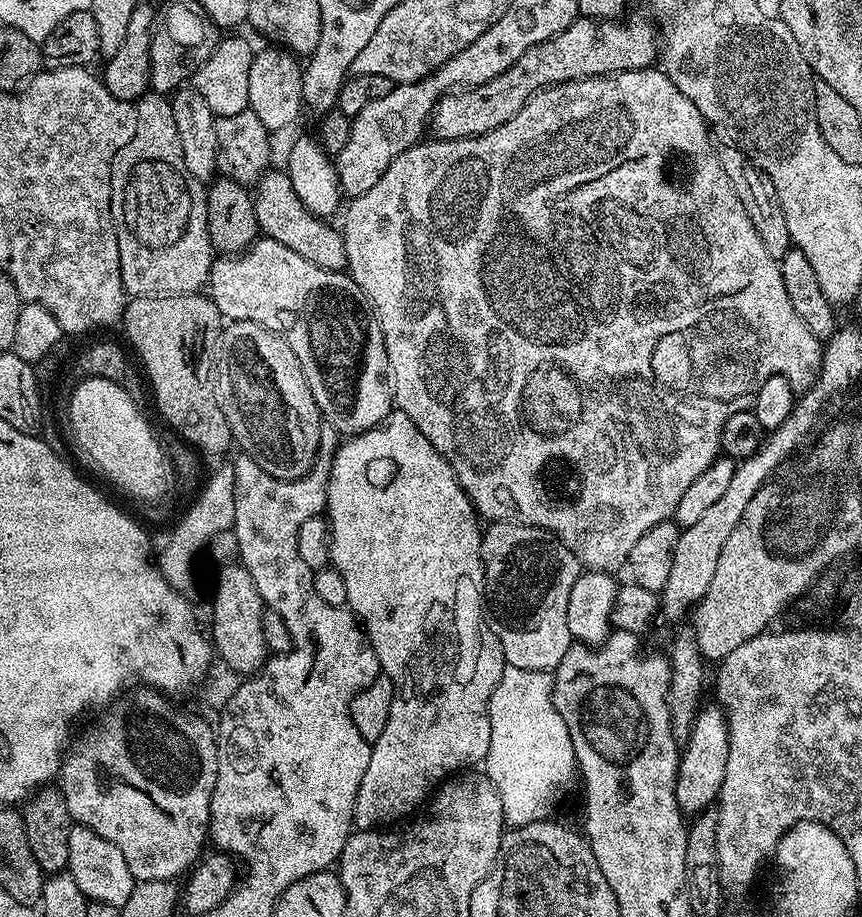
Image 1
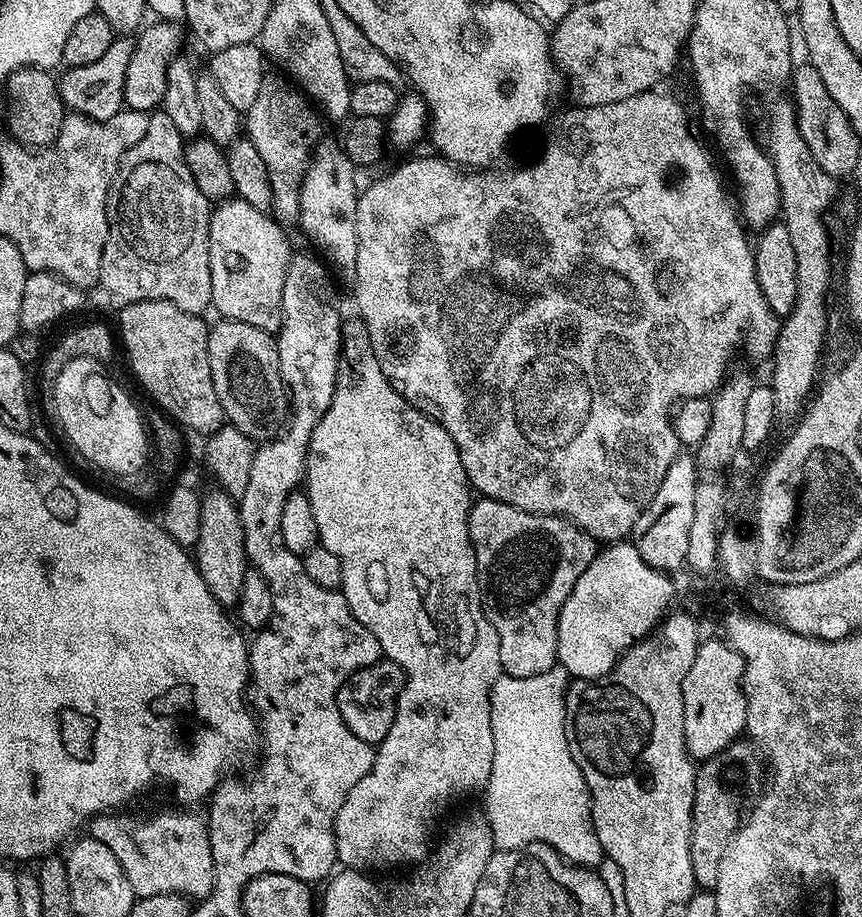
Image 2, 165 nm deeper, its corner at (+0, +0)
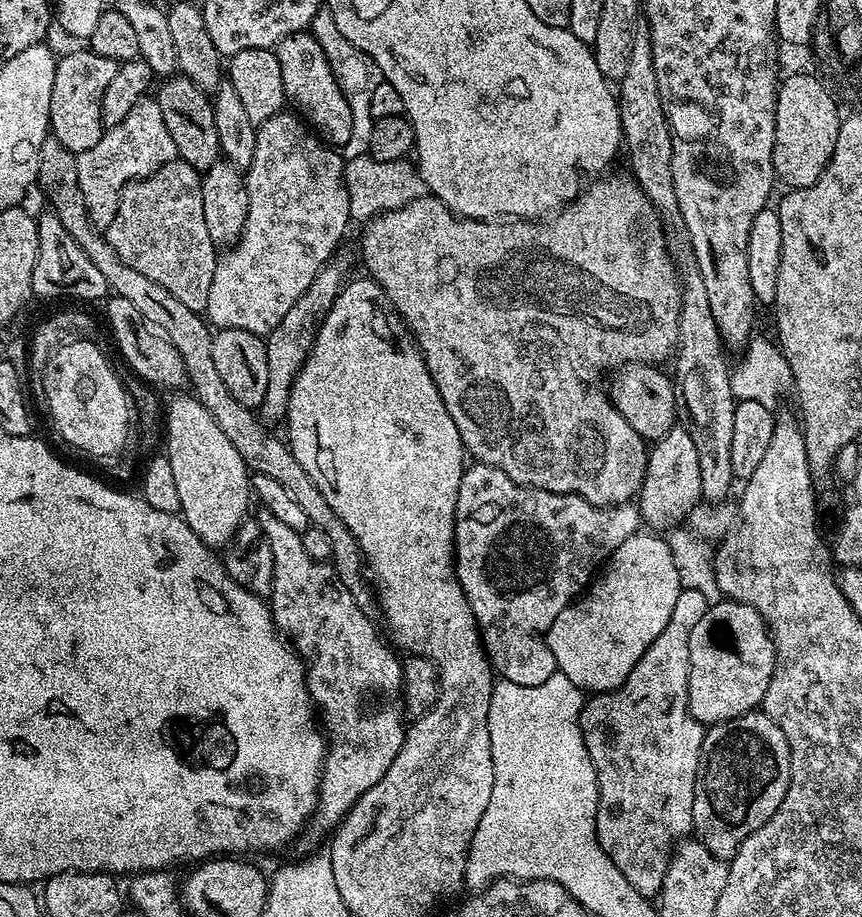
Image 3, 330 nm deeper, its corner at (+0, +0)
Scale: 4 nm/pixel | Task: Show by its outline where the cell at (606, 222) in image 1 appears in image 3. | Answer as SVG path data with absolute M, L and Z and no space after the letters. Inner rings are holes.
M631 175L607 176L593 179L596 181L589 188L587 185L571 204L564 205L543 222L532 218L512 218L507 222L467 220L452 212L437 196L427 194L367 221L365 228L368 229L360 244L364 264L372 271L369 272L371 279L382 286L386 298L390 298L396 313L404 319L416 339L416 347L423 353L430 370L430 378L434 378L434 386L438 386L438 394L442 394L442 402L446 402L446 410L450 410L450 418L454 418L454 426L458 426L465 453L473 461L502 470L514 482L551 492L575 492L600 508L629 503L639 493L644 484L649 449L638 430L618 414L607 391L599 384L600 368L615 370L622 364L635 363L656 366L661 363L659 360L667 356L669 359L680 343L680 278L670 250L668 254L668 244L656 217L657 209Z

